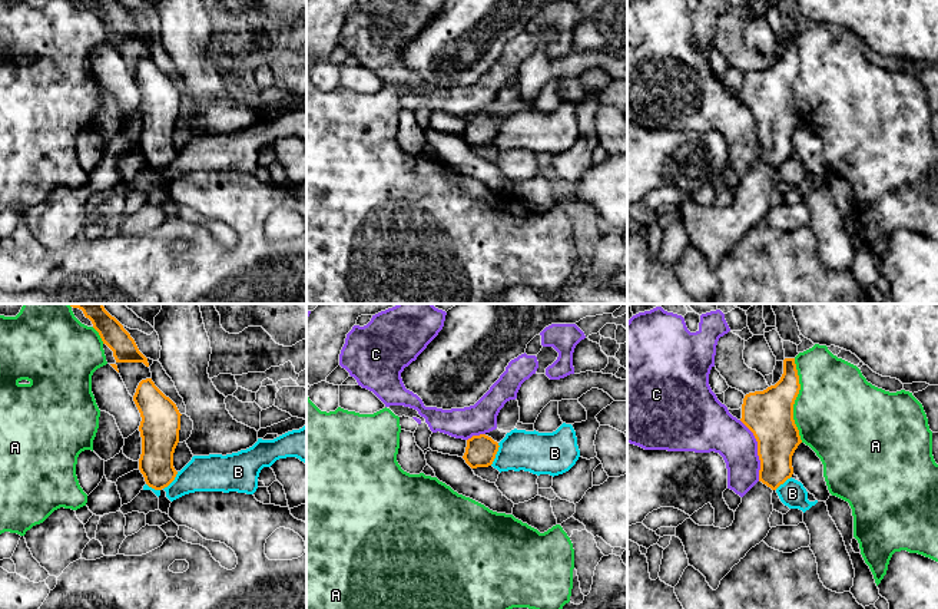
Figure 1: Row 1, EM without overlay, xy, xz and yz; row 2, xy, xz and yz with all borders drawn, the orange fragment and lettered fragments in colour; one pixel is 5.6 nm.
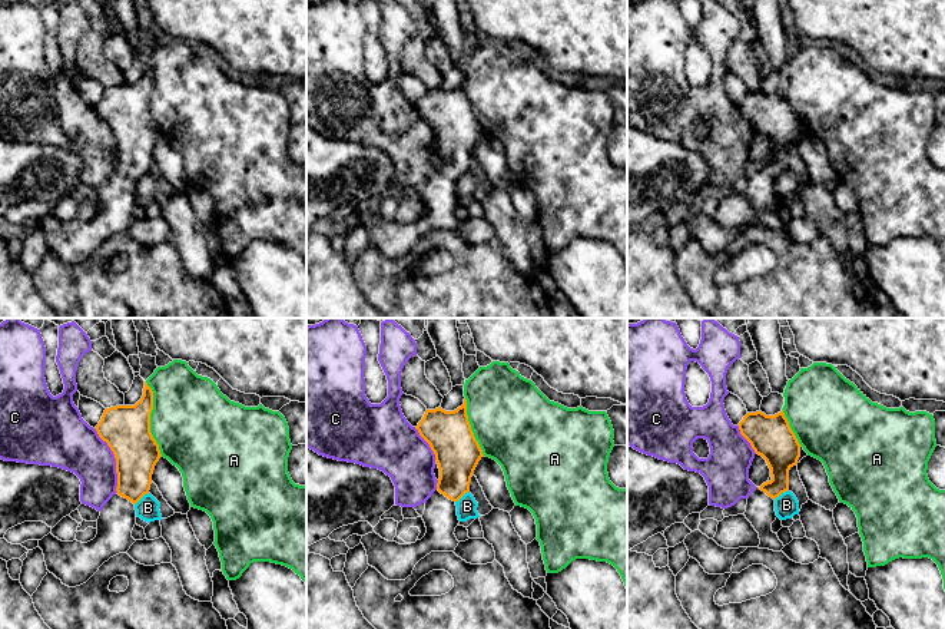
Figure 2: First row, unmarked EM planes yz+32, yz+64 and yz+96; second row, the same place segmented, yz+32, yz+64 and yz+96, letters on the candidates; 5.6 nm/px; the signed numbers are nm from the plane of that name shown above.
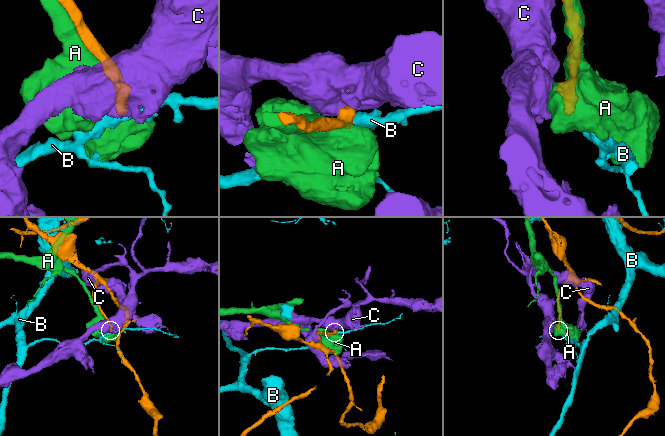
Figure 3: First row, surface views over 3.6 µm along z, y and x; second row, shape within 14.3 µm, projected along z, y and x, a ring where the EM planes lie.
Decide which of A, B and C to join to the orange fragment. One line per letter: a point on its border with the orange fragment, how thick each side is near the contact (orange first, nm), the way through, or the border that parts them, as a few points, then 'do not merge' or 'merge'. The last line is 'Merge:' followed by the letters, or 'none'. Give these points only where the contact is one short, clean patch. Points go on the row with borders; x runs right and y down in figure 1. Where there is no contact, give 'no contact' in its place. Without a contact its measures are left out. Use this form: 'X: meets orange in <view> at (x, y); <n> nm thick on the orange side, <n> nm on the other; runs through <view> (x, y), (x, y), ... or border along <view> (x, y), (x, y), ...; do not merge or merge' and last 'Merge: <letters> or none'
A: meets orange in yz at (795, 399); 280 nm thick on the orange side, 480 nm on the other; do not merge
B: meets orange in xz at (496, 453); 170 nm thick on the orange side, 240 nm on the other; border along xz (499, 443), (499, 450), (490, 464); do not merge
C: meets orange in yz at (758, 450); 280 nm thick on the orange side, 240 nm on the other; do not merge
Merge: none

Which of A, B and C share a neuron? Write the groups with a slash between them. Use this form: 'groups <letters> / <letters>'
groups A / B / C

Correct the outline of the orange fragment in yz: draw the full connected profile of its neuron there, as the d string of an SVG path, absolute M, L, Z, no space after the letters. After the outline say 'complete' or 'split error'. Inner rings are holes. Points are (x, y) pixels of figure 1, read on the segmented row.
M795 358L783 360L780 380L763 391L749 393L743 398L740 421L753 433L758 441L760 460L759 481L742 497L735 512L733 523L726 527L699 526L686 519L676 527L676 537L685 546L689 565L699 570L709 586L716 590L720 580L738 565L746 553L759 545L769 533L769 517L773 512L772 493L793 474L792 456L802 443L799 430L793 420L793 404L799 394L801 384Z; split error

